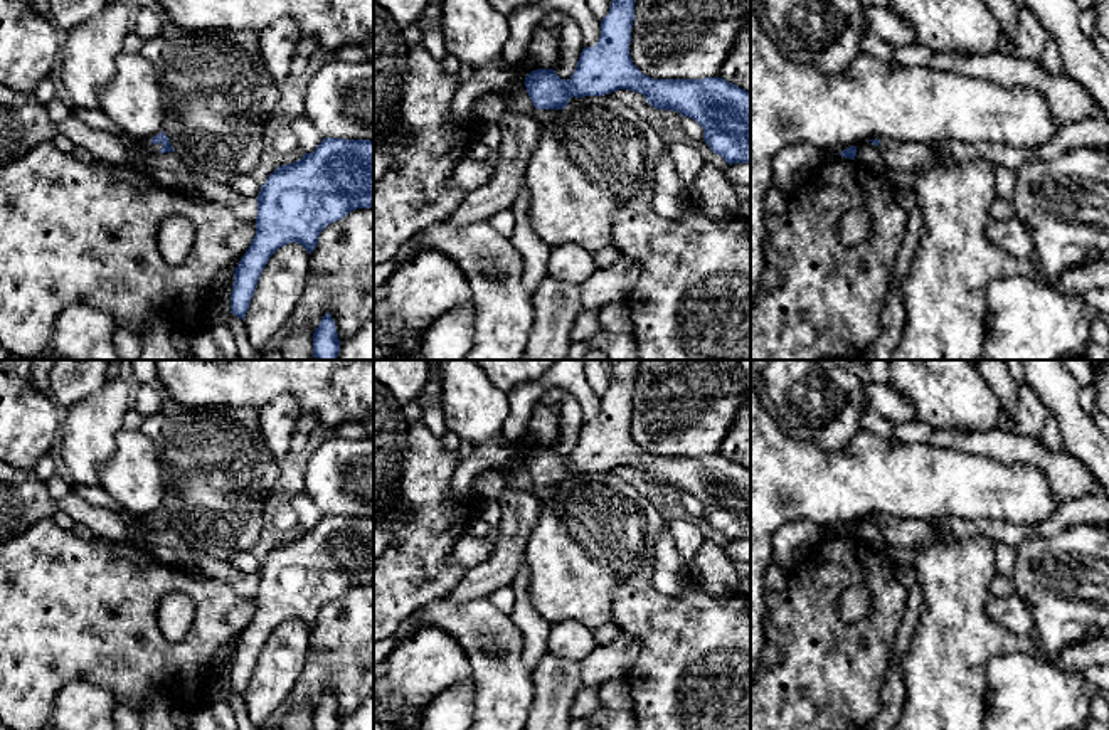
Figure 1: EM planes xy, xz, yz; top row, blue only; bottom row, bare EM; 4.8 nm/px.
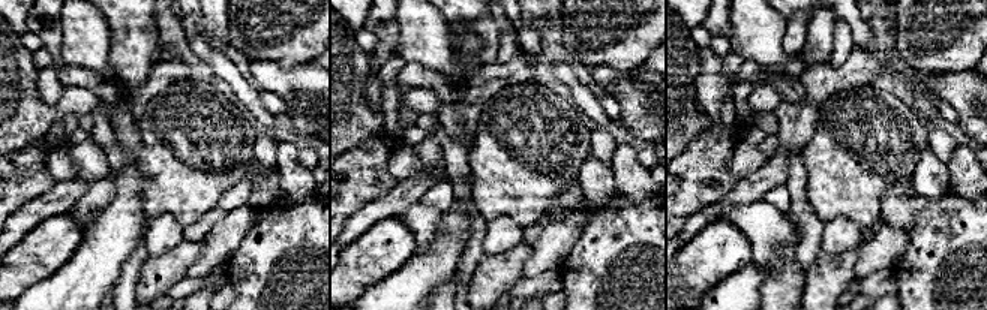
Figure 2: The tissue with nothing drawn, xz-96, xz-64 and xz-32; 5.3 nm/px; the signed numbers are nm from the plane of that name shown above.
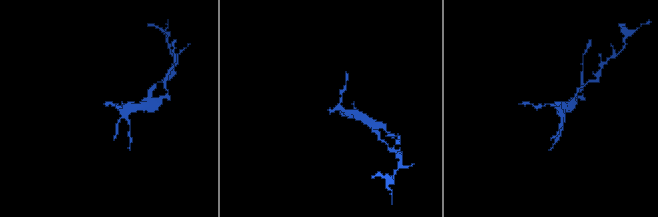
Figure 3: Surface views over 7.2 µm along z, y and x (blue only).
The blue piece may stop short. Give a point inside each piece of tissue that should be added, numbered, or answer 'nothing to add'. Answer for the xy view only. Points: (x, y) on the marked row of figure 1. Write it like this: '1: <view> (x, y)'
1: xy (135, 155)

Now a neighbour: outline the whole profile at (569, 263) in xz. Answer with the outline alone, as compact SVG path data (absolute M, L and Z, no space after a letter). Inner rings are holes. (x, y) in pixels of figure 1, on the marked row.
M562 244L550 252L549 276L562 283L584 284L596 271L592 254L579 244Z

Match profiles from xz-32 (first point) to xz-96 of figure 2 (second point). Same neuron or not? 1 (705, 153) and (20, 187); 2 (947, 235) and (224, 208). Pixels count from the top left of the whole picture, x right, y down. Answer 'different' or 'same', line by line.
1: same
2: different

